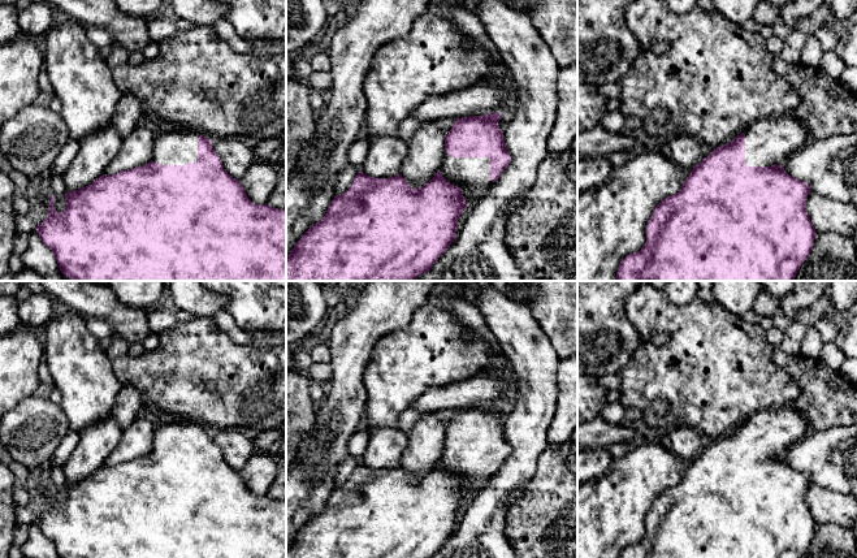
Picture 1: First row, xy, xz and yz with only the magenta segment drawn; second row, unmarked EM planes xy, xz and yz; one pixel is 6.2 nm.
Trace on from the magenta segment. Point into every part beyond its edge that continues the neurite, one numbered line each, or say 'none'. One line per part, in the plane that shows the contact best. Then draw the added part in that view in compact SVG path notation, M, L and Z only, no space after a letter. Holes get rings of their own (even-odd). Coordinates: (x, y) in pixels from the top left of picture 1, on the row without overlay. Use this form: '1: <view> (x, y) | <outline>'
1: xy (173, 437) | M160 418L155 427L152 453L161 457L196 454L199 427L192 421Z

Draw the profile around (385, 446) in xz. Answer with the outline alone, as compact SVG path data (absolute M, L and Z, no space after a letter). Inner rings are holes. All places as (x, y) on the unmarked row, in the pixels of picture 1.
M363 425L368 441L362 463L375 470L390 470L401 466L407 446L407 434L398 428L371 428Z

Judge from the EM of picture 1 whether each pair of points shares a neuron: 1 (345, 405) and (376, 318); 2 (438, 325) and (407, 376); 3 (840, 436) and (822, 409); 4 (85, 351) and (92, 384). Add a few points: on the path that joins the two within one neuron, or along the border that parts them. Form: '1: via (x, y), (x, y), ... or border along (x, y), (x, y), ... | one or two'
1: via (347, 383), (347, 362), (354, 340) | one
2: via (435, 338), (435, 342), (414, 363) | one
3: border along (843, 425), (810, 432) | two
4: via (85, 359), (85, 376) | one

